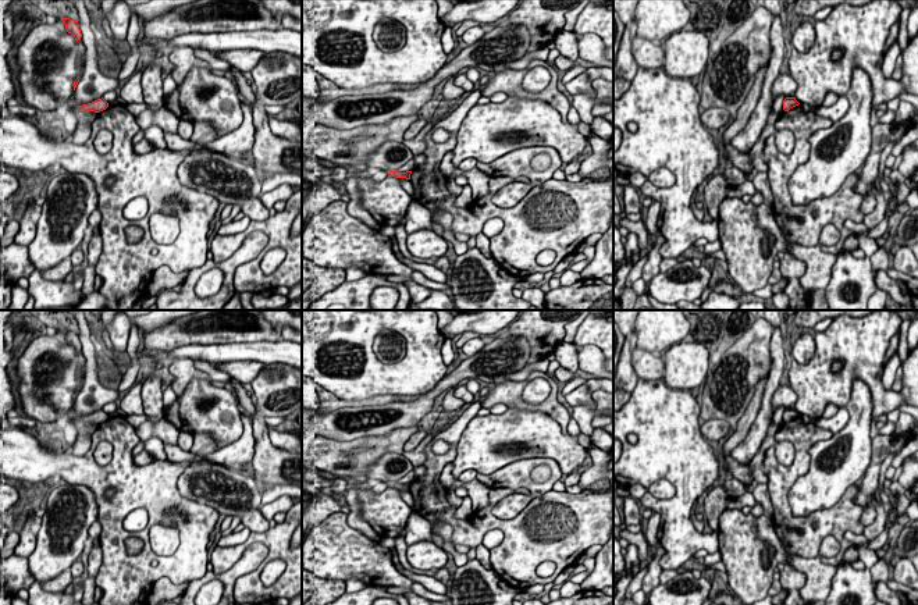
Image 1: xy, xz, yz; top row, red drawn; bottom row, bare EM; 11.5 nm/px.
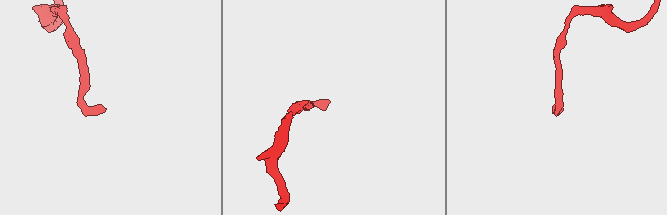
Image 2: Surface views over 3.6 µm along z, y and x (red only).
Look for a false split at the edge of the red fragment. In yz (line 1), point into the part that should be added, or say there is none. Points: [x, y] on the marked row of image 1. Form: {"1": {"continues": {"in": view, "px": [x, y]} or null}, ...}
{"1": {"continues": null}}

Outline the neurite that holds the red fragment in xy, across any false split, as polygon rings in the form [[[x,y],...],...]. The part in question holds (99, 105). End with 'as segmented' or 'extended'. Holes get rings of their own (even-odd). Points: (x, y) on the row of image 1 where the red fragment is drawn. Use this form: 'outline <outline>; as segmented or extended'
outline [[[102,97],[102,99],[92,102],[92,103],[79,106],[78,114],[86,113],[86,111],[100,113],[100,111],[106,110],[107,107],[108,107],[108,103]]]; as segmented

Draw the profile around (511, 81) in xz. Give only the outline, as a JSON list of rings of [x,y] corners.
[[[533,60],[524,70],[505,70],[492,74],[490,82],[481,88],[481,96],[490,97],[497,92],[504,92],[508,96],[516,96],[529,100],[541,100],[549,103],[562,115],[563,122],[567,121],[567,113],[572,107],[569,99],[558,90],[558,74],[555,68],[542,60]],[[534,67],[544,67],[551,74],[549,83],[538,93],[529,93],[523,89],[523,79],[526,74]]]

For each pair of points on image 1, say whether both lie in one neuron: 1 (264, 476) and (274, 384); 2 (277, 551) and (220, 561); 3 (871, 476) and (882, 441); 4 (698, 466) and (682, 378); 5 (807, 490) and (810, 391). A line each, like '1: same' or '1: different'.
1: same
2: same
3: same
4: different
5: different

